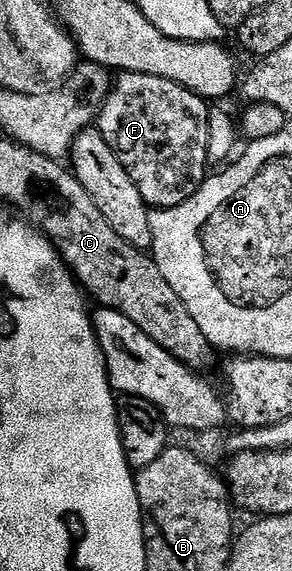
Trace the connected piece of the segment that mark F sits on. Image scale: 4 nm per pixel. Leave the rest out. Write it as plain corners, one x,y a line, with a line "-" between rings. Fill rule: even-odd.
121,73
113,81
112,91
100,109
98,129
100,135
114,148
114,156
122,160
122,168
134,180
138,192
142,192
142,200
150,208
174,208
203,184
209,177
208,161
208,111
209,103
194,92
174,84
174,80
162,80
162,76
146,76
145,74

